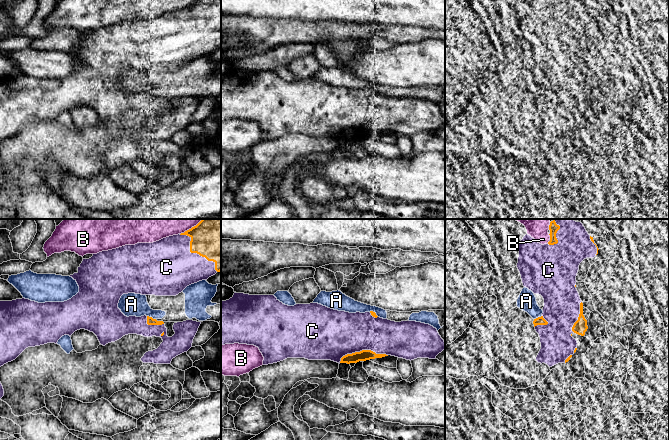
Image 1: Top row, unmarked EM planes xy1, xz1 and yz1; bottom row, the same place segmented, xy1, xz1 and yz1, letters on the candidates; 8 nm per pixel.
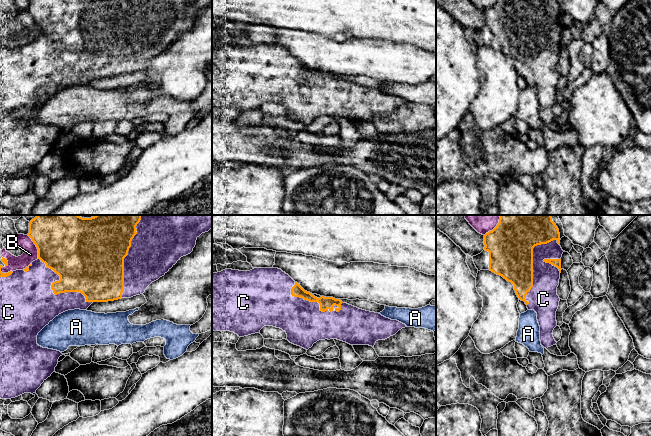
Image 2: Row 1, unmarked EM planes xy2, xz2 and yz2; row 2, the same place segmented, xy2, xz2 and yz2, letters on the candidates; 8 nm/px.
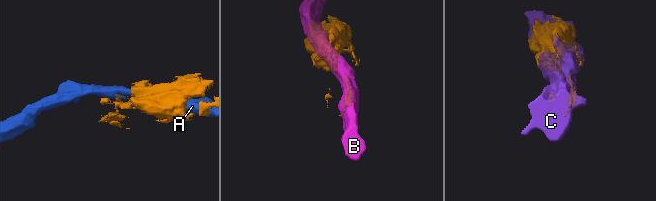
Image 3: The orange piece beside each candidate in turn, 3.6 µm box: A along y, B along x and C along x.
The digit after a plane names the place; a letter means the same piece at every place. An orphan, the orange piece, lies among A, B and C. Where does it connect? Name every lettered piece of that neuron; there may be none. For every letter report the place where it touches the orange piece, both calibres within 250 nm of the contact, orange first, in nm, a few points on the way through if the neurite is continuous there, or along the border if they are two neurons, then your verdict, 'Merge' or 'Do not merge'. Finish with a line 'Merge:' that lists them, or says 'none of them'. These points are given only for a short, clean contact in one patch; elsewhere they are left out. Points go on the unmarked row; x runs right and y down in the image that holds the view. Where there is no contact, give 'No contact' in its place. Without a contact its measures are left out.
A: Touches orange at xy1 (151, 93). Thickness 60 nm (orange) against 190 nm. Do not merge
B: Touches orange at xy2 (36, 22). Thickness 400 nm (orange) against 120 nm. Do not merge
C: Touches orange at xz2 (312, 77). Thickness 100 nm (orange) against 320 nm. Merge
Merge: C

